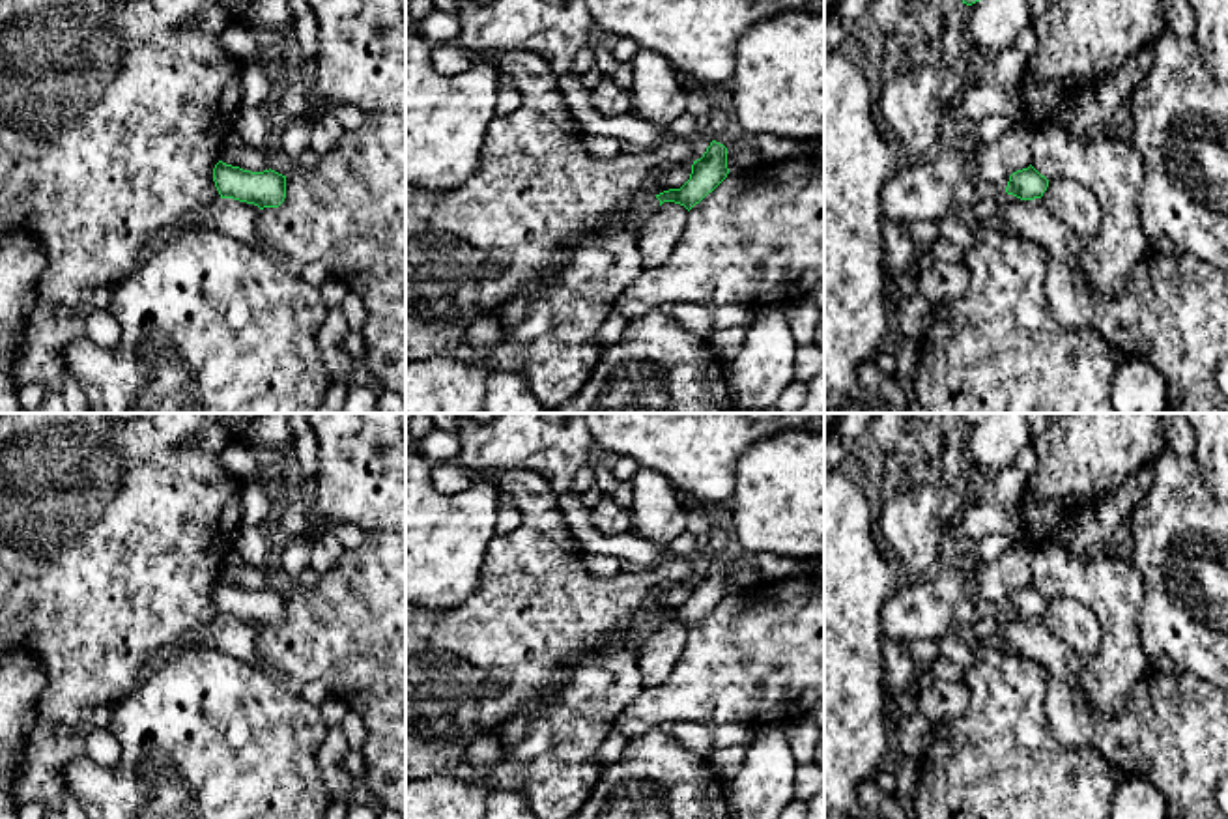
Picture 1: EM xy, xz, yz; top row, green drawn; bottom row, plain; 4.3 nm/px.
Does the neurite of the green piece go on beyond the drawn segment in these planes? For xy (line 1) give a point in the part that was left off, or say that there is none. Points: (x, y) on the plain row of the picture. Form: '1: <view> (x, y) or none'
1: none

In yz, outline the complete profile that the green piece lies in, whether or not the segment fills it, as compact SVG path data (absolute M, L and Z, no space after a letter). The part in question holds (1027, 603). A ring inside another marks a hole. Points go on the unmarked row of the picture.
M1032 583L1009 595L1006 611L1021 619L1041 617L1049 606L1049 598L1041 595Z

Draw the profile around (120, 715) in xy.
M179 647L151 668L133 692L112 709L108 729L120 744L120 759L112 767L95 765L84 755L60 772L65 793L80 802L88 819L323 819L331 804L318 765L318 750L329 731L320 707L303 699L292 681L264 668L258 660L239 662L219 651Z

